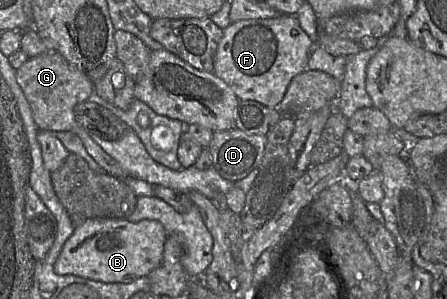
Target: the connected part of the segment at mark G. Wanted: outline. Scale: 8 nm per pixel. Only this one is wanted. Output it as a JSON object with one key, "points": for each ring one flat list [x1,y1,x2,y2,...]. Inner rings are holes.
{"points":[[51,51,48,54,29,58,16,70,16,81,30,106,33,119,39,130,68,131,76,134,81,139,87,152,106,174,120,180,130,176,115,159,92,139,75,119,75,106,88,101,95,91,95,84,82,71,68,62,61,54]]}

